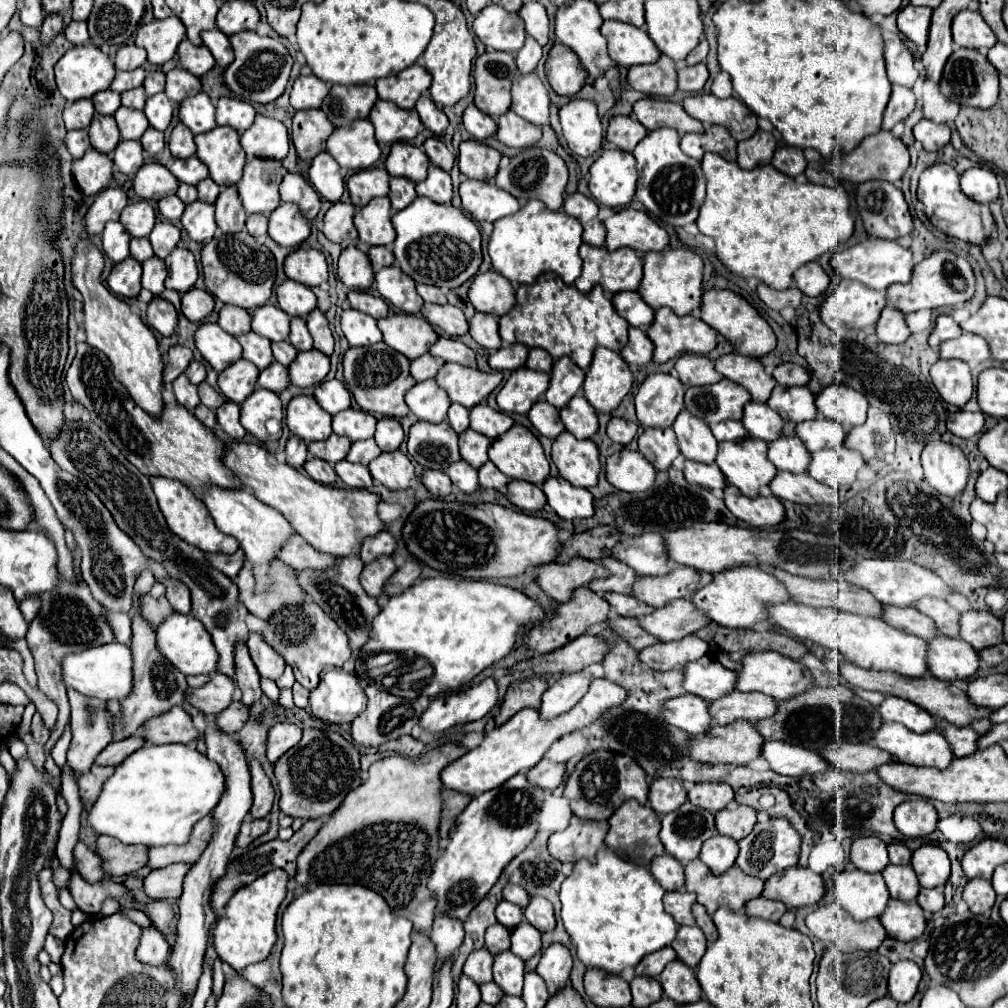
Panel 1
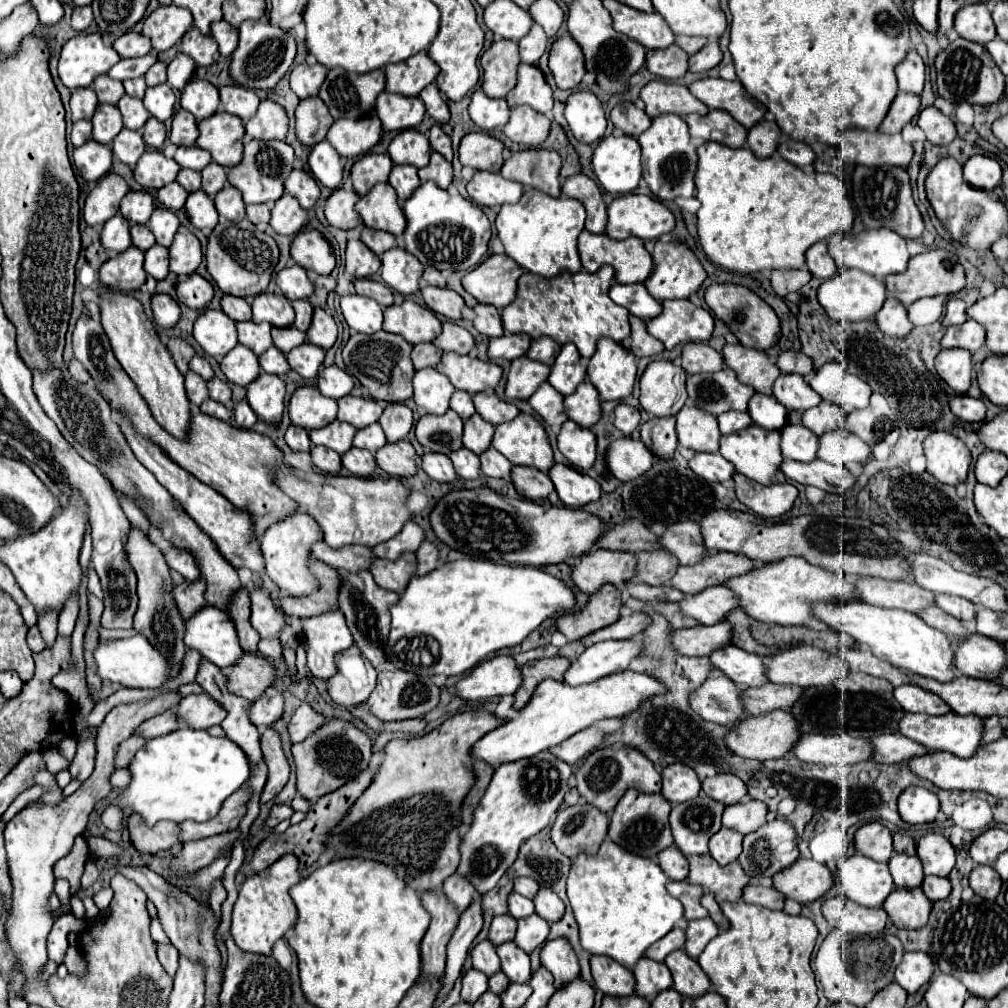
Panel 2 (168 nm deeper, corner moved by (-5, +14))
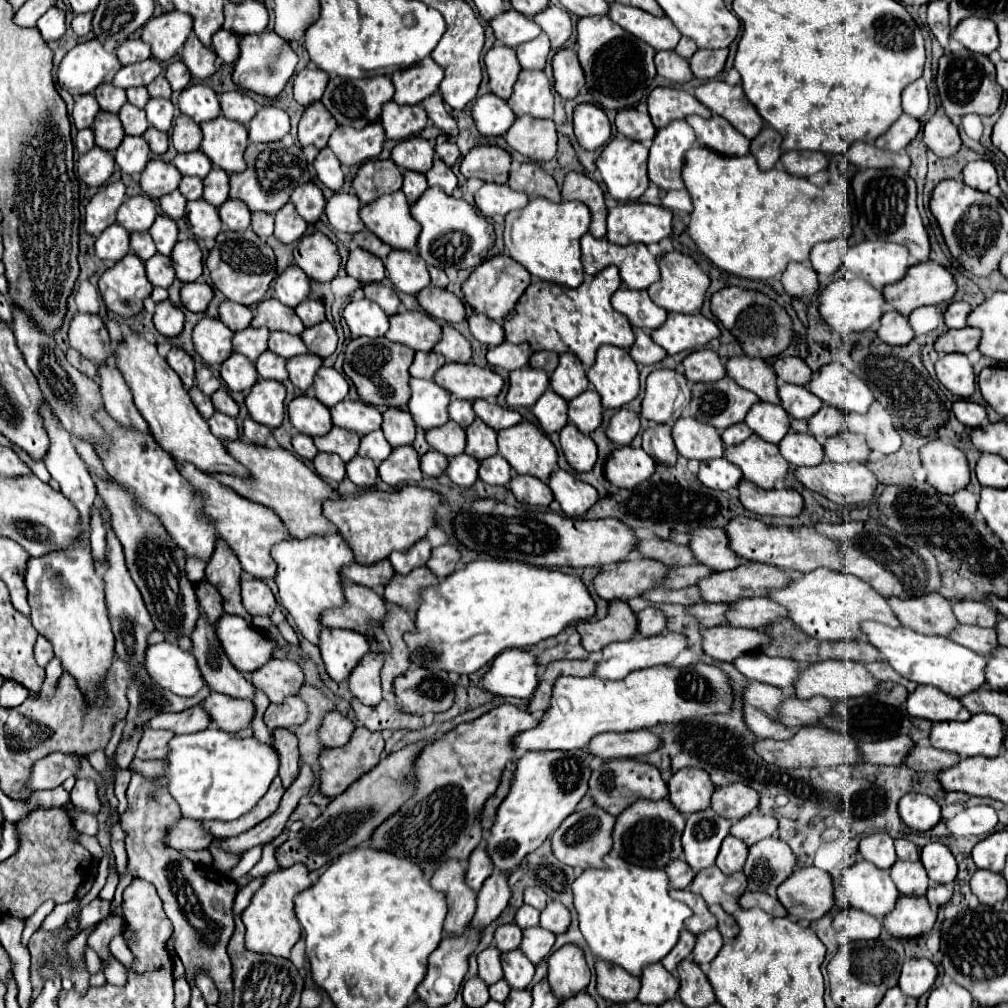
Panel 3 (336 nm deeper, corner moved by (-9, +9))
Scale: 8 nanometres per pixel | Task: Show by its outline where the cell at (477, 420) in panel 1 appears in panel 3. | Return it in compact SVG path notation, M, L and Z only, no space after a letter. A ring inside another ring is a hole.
M475 400L473 402L473 410L487 426L491 426L497 432L521 422L521 414L517 410L501 408L499 404L491 404L487 400Z

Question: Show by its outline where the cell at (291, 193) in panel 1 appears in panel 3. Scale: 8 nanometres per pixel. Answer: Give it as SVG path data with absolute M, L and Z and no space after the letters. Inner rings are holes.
M305 182L297 186L297 190L293 190L291 194L291 202L295 204L299 216L307 222L317 222L325 210L323 192L313 182Z

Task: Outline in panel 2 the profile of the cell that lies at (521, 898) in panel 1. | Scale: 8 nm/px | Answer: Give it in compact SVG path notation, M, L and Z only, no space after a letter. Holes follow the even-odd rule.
M517 877L515 879L515 891L529 897L529 899L533 899L537 895L537 891L539 891L539 885L531 877Z

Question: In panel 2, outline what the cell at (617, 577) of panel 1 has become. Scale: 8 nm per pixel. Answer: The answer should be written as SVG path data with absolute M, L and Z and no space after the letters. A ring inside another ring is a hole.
M663 549L637 553L637 561L637 579L647 585L669 585L679 567L679 561Z

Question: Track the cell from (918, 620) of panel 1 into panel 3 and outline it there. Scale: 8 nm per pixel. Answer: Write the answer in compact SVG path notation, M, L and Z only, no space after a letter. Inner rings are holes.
M957 624L949 634L949 640L967 646L969 650L987 656L989 652L993 652L999 642L995 636L993 628L979 628L979 626L969 626L969 624Z

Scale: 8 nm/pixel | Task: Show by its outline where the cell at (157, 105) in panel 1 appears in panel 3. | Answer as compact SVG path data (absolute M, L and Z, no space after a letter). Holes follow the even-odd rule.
M149 98L147 106L145 106L145 112L147 112L147 120L153 128L157 130L163 130L167 132L173 124L173 104L171 100L165 100L165 98Z

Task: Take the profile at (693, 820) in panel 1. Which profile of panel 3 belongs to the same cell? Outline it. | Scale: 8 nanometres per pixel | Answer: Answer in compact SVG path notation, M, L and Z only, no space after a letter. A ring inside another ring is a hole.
M705 808L687 816L681 844L683 858L693 868L693 872L699 872L715 864L719 846L723 838L729 834L729 826L731 820L719 816L713 808Z

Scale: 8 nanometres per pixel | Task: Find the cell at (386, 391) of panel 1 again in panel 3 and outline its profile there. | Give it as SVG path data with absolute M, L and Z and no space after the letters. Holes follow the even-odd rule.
M357 338L347 344L345 350L345 364L343 370L355 384L361 400L373 406L395 406L401 408L409 402L411 390L409 390L409 366L413 362L413 350L391 342L387 338Z

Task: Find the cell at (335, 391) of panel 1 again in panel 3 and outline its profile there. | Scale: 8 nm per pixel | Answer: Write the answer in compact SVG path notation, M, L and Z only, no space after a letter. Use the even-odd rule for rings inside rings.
M319 368L315 376L315 396L319 402L323 402L327 408L333 408L347 396L347 392L349 384L345 376L341 376L335 368Z

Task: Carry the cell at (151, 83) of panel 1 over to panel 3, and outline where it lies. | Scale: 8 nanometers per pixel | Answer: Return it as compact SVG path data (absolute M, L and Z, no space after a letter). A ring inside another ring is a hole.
M163 74L157 80L153 80L147 86L147 90L149 90L149 96L153 96L153 98L171 98L171 92L173 92L169 82L167 82L167 78Z

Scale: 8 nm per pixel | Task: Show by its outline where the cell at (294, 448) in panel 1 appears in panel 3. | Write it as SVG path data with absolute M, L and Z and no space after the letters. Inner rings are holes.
M295 434L293 436L293 450L303 460L313 460L317 454L317 448L313 444L313 438L307 434Z

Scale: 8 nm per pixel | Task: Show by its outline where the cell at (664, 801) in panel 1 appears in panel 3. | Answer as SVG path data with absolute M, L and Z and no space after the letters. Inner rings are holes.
M681 768L667 782L669 800L681 814L693 814L705 810L711 804L711 794L715 790L709 774L699 768Z

